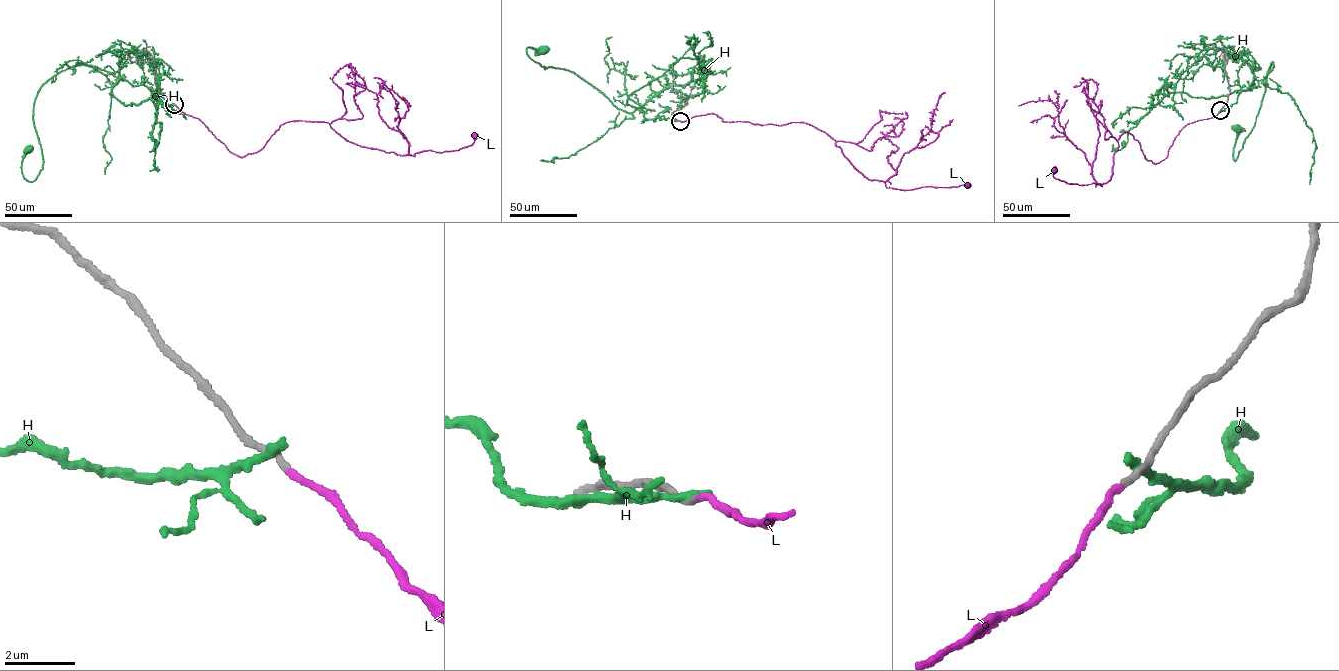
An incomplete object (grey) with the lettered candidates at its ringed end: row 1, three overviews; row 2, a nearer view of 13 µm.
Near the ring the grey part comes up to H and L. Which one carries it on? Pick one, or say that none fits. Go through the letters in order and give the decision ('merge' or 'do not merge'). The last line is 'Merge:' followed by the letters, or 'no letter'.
H: do not merge
L: merge
Merge: L

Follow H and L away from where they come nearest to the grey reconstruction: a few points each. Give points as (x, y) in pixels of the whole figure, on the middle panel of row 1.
H: (679, 121), (648, 119), (640, 110), (630, 113), (617, 108), (570, 71), (544, 69), (526, 49), (544, 49)
L: (680, 121), (713, 113), (723, 121), (803, 122), (836, 140), (859, 172), (886, 187), (968, 184)

